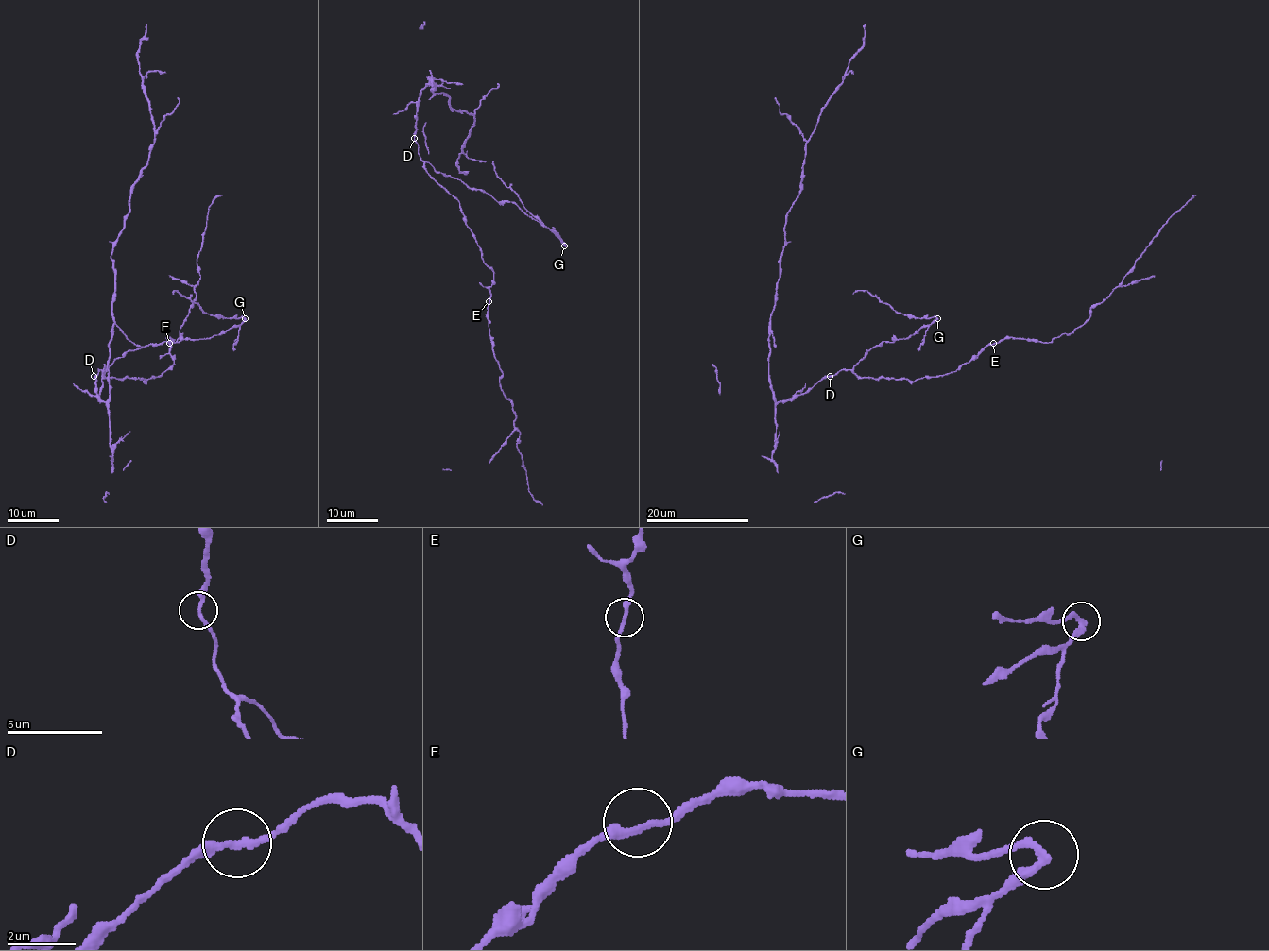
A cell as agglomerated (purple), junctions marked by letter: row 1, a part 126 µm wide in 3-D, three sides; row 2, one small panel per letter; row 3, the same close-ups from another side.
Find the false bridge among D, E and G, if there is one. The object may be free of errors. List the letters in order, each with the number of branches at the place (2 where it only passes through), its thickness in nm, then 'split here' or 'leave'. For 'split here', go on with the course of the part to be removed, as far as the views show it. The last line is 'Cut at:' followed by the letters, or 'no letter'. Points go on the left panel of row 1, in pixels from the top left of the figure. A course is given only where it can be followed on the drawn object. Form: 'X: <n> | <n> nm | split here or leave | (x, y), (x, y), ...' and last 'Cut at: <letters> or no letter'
D: 2 | 220 nm | leave
E: 2 | 220 nm | leave
G: 2 | 240 nm | split here | (245, 318), (212, 315), (177, 290), (173, 294)
Cut at: G

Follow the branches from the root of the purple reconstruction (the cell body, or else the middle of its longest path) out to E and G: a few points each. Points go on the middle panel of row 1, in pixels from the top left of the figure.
E: (416, 142), (426, 171), (458, 200), (465, 224), (480, 249), (481, 258), (493, 271), (488, 301)
G: (416, 142), (419, 156), (437, 171), (481, 189), (498, 202), (515, 202), (564, 246)

